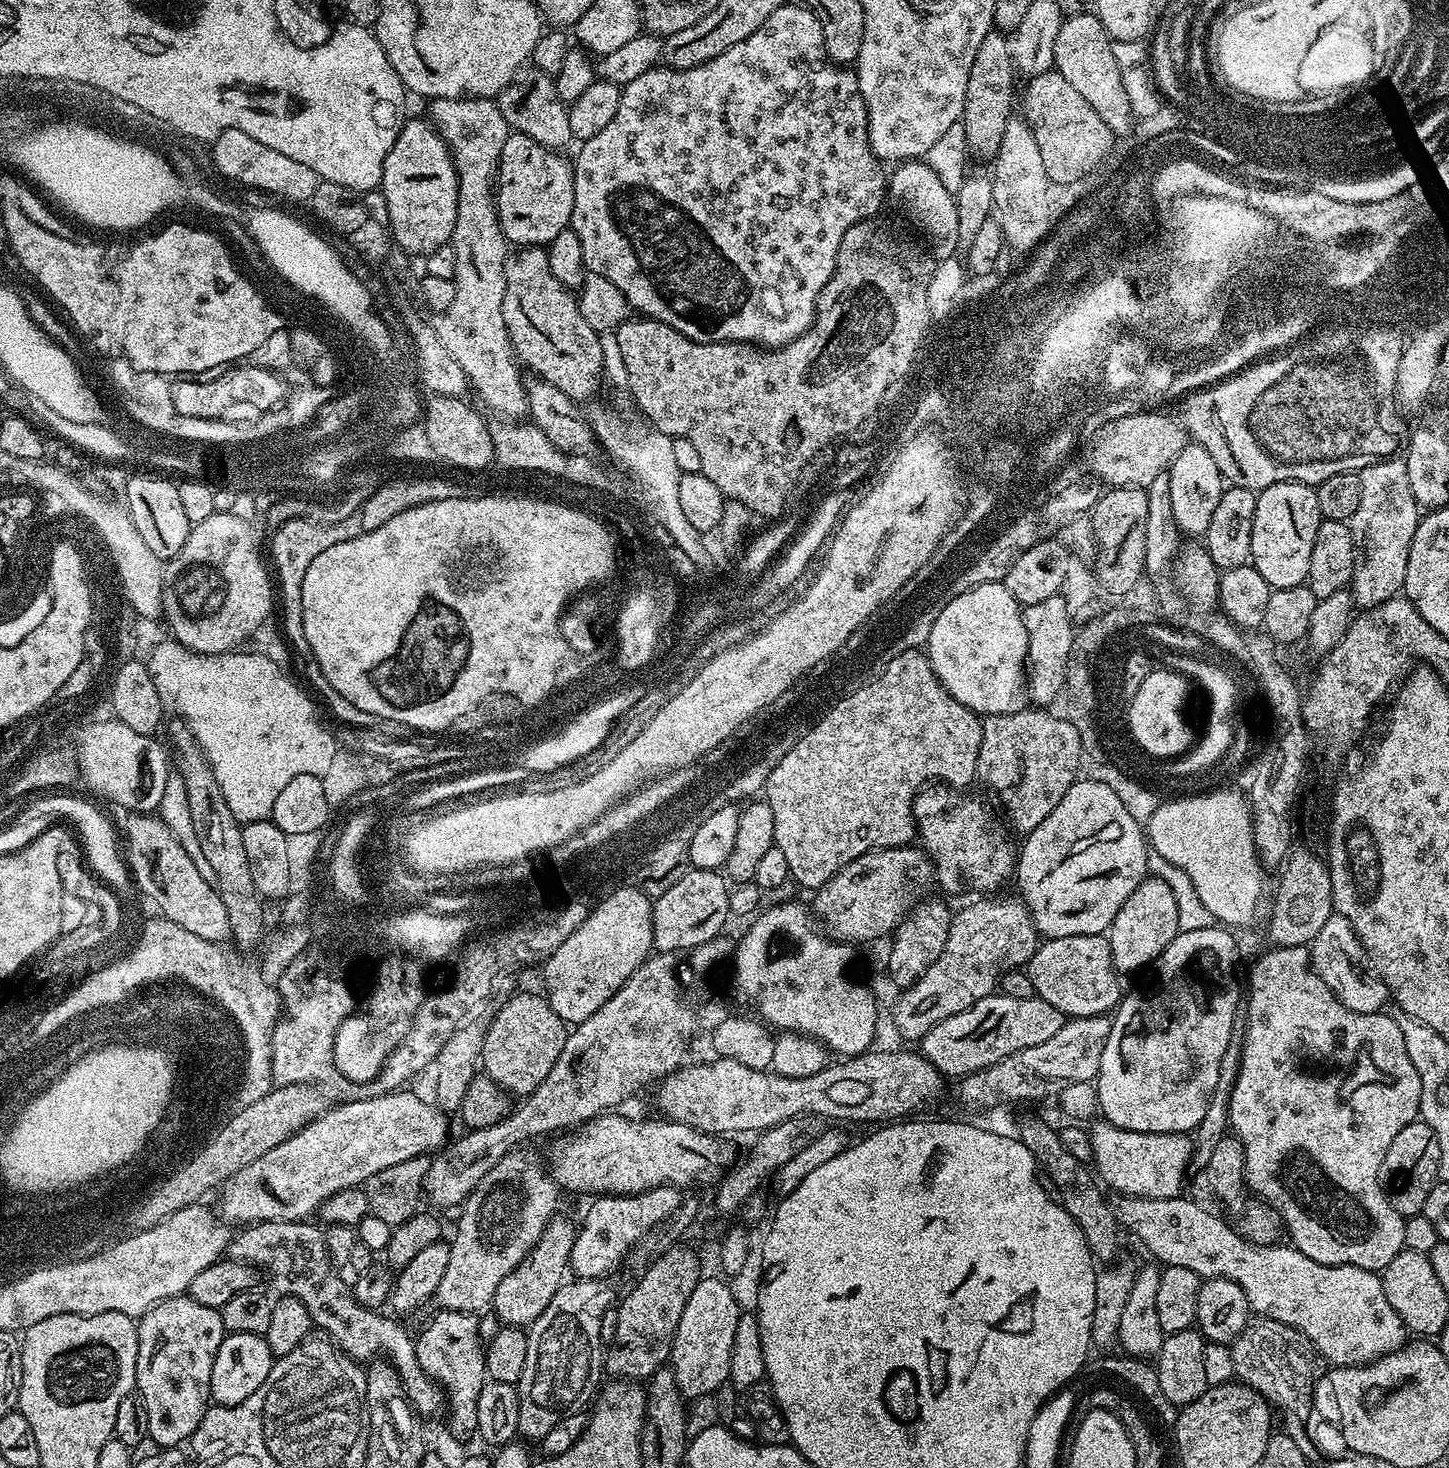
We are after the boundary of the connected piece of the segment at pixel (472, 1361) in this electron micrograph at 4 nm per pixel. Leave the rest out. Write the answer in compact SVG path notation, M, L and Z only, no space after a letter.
M437 1311L437 1316L415 1337L418 1366L444 1389L446 1420L456 1432L476 1432L478 1394L486 1379L484 1348L478 1338L478 1319L470 1312Z

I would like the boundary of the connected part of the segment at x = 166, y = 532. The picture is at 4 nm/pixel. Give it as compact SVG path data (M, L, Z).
M160 474L129 475L124 482L122 497L128 516L132 519L135 529L142 534L146 545L154 550L163 562L167 562L186 546L186 538L192 533L192 524L182 510L182 501L178 499L178 490L173 481L163 480Z

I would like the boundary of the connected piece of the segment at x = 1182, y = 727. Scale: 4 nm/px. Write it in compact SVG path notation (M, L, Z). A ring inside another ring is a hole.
M1157 667L1134 694L1132 704L1132 728L1142 746L1153 751L1178 750L1182 742L1193 742L1194 733L1188 725L1188 686L1190 680L1181 673Z

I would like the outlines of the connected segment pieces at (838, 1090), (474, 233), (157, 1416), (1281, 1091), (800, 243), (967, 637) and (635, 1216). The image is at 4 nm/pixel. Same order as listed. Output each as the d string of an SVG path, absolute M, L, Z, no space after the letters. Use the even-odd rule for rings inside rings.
M869 1050L847 1057L839 1061L840 1064L828 1064L820 1072L806 1077L782 1077L772 1070L750 1069L734 1059L723 1057L714 1058L714 1061L704 1064L686 1064L666 1075L659 1083L658 1104L667 1119L690 1125L691 1128L708 1135L724 1136L732 1134L728 1132L756 1134L810 1114L830 1118L832 1120L829 1121L832 1122L894 1122L917 1113L914 1111L939 1092L944 1082L943 1075L917 1051L876 1051Z
M442 98L441 100L432 100L429 105L429 114L427 113L427 115L430 117L430 123L432 127L435 128L437 134L442 137L445 144L448 145L448 155L452 157L452 161L456 167L456 177L458 178L458 214L456 215L454 230L452 231L452 238L450 241L452 249L454 250L454 258L456 259L456 275L454 277L456 281L456 297L454 298L454 302L450 302L450 306L446 306L444 312L439 313L438 320L440 320L440 324L438 323L438 330L440 333L440 341L444 349L448 351L448 355L455 360L455 367L457 369L460 367L461 370L468 375L469 382L476 387L481 398L484 399L494 411L501 412L499 415L504 418L524 418L529 415L526 380L520 377L522 368L518 363L516 353L512 351L512 343L508 337L506 322L502 318L502 298L506 294L506 266L510 259L510 245L508 239L502 234L502 226L500 225L500 219L496 213L496 201L494 199L494 177L500 167L502 146L506 146L506 138L510 135L510 129L506 122L506 118L502 118L502 110L500 109L499 103L492 98L461 98L459 100Z
M187 1294L160 1300L139 1317L136 1333L135 1391L146 1402L148 1438L160 1450L174 1448L198 1430L210 1407L210 1370L214 1370L218 1346L222 1346L226 1335L220 1309L202 1306Z
M1286 946L1285 948L1269 947L1255 957L1256 965L1248 976L1248 1008L1245 1022L1245 1042L1241 1050L1241 1064L1237 1080L1234 1082L1233 1092L1230 1094L1228 1122L1231 1131L1244 1148L1244 1174L1249 1189L1257 1192L1259 1199L1271 1202L1277 1217L1282 1218L1282 1224L1288 1227L1291 1247L1296 1248L1306 1258L1314 1258L1314 1262L1322 1262L1330 1266L1349 1264L1358 1266L1362 1270L1380 1274L1404 1247L1405 1217L1390 1206L1386 1194L1380 1185L1380 1167L1382 1158L1386 1158L1386 1150L1390 1142L1398 1135L1398 1130L1406 1126L1411 1120L1417 1119L1420 1110L1421 1082L1410 1056L1406 1054L1406 1040L1402 1038L1402 1030L1398 1030L1398 1022L1394 1022L1391 1014L1383 1011L1370 1014L1358 1014L1350 1010L1340 1000L1332 995L1330 986L1318 978L1312 969L1309 949L1305 946ZM1265 1137L1276 1137L1276 1144L1268 1144ZM1272 1156L1276 1156L1277 1164L1272 1164Z
M785 2L750 38L742 38L742 42L734 42L730 50L724 50L718 54L718 58L710 58L702 66L693 68L670 68L667 66L657 66L650 69L646 74L634 78L634 82L623 85L620 101L614 110L614 118L606 122L603 130L598 130L594 138L583 141L579 145L580 153L574 156L574 171L572 173L572 189L574 190L574 210L572 211L572 223L570 227L574 234L578 234L578 242L582 242L582 258L584 267L588 272L602 274L602 278L614 282L622 294L626 294L628 304L639 313L641 317L657 320L674 330L678 330L686 338L706 342L707 344L746 344L749 346L763 346L765 349L782 348L792 340L799 338L801 334L811 326L812 320L816 317L816 303L818 294L830 282L830 278L836 269L836 259L838 258L838 246L842 246L842 238L846 238L846 230L863 220L873 218L877 205L886 197L886 172L884 176L885 165L872 152L872 147L868 141L868 115L866 114L866 102L860 93L858 86L858 77L851 67L841 66L835 60L828 57L828 51L824 48L824 35L822 34L822 22L816 16L811 8L803 3L792 4Z
M999 582L974 586L946 605L930 630L926 655L932 663L932 672L950 695L971 712L986 717L994 714L1014 714L1029 707L1030 697L1026 683L1029 647L1022 605L1014 598L1014 594L1010 594L1010 590L1006 590L1004 583Z
M663 1184L640 1193L639 1196L600 1194L588 1208L584 1221L579 1221L571 1271L586 1280L611 1277L611 1272L628 1256L628 1251L651 1230L655 1224L671 1221L682 1203L682 1192L671 1184Z

